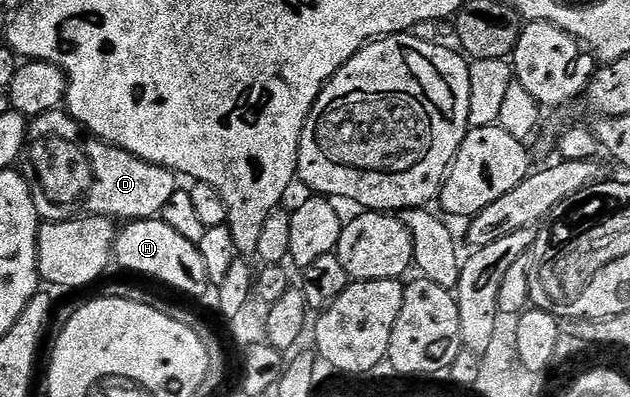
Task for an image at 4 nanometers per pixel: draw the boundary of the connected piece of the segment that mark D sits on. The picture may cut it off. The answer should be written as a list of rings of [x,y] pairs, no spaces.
[[[59,108],[49,110],[43,114],[39,114],[33,119],[28,126],[28,158],[30,154],[30,166],[34,169],[33,177],[38,177],[38,182],[42,186],[35,185],[33,187],[34,200],[38,203],[38,213],[43,219],[52,222],[64,222],[68,218],[81,218],[83,216],[100,216],[101,218],[113,218],[115,220],[137,220],[139,218],[156,218],[159,217],[164,208],[164,203],[172,196],[172,192],[176,192],[180,188],[179,175],[174,171],[152,164],[148,160],[140,160],[140,156],[132,156],[132,152],[124,152],[118,146],[109,146],[107,142],[101,142],[95,138],[93,134],[82,129],[81,124],[70,115],[65,109]]]

